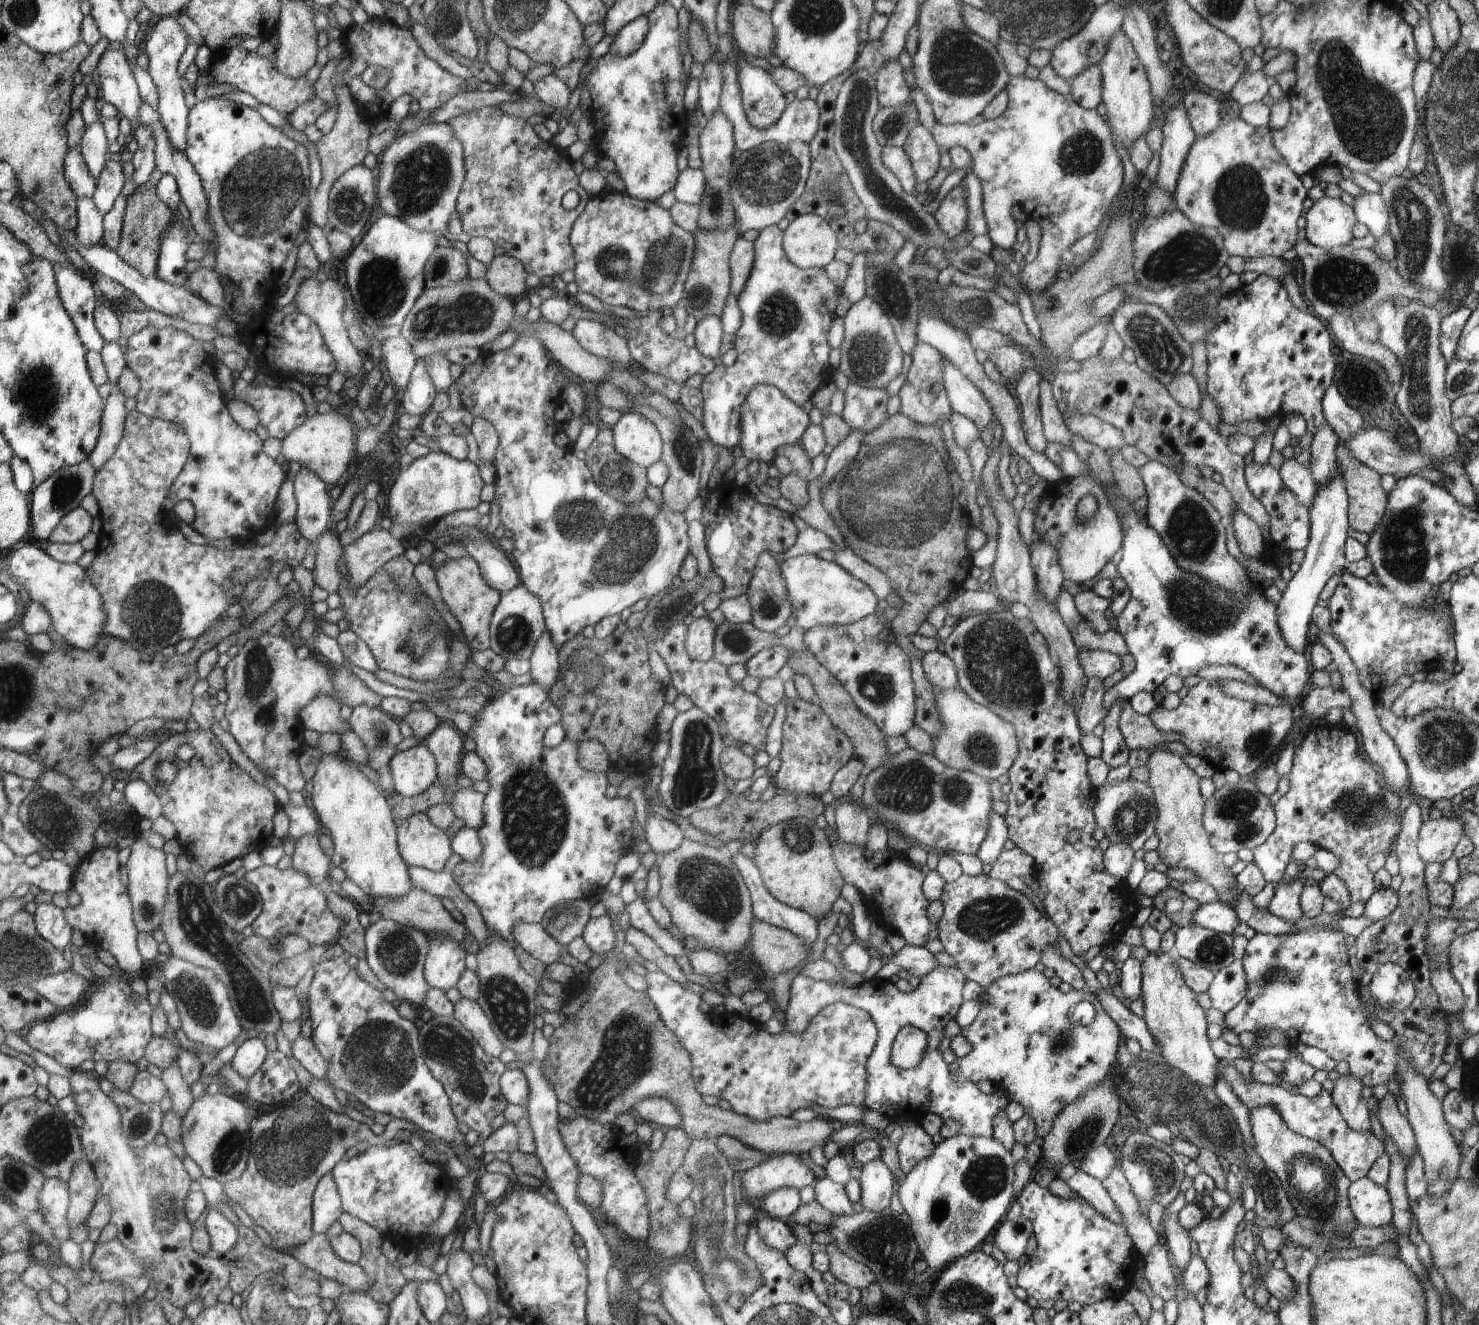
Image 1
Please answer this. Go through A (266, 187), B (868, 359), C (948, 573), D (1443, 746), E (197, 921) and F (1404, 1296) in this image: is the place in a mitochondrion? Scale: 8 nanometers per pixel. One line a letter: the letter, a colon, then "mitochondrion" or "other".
A: mitochondrion
B: mitochondrion
C: other
D: mitochondrion
E: mitochondrion
F: other

